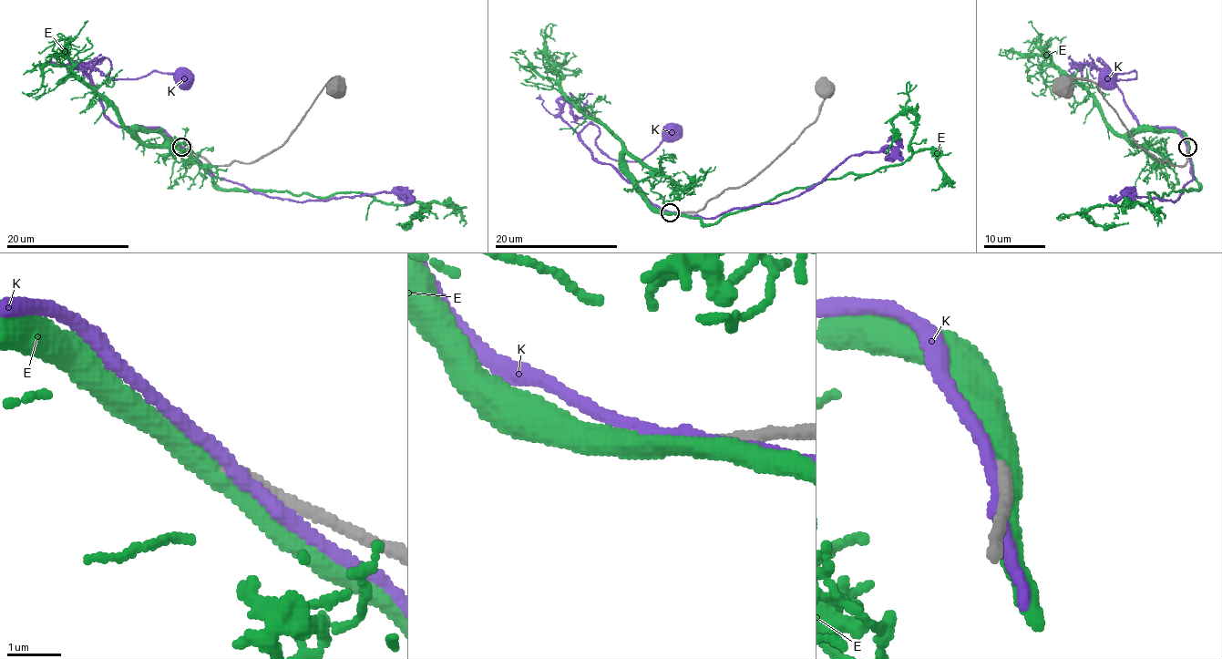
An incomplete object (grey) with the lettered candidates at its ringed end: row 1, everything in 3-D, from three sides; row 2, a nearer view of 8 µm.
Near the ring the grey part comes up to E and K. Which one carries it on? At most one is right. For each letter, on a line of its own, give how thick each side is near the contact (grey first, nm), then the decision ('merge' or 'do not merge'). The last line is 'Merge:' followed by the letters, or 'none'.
E: 320 nm thick on the grey side, 380 nm on the other; merge
K: 320 nm thick on the grey side, 240 nm on the other; do not merge
Merge: E

